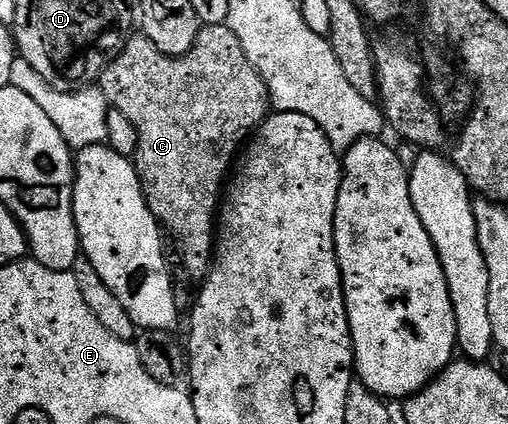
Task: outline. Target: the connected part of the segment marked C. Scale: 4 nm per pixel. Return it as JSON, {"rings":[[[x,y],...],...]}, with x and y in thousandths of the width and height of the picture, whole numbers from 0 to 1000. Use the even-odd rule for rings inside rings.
{"rings":[[[445,57],[404,59],[378,118],[360,132],[323,127],[307,118],[287,85],[258,83],[238,127],[201,167],[197,205],[209,224],[211,245],[236,259],[236,269],[244,269],[244,278],[252,278],[252,288],[268,302],[272,354],[260,370],[260,384],[272,399],[291,495],[299,495],[333,564],[335,557],[343,564],[368,646],[404,653],[421,611],[425,521],[433,509],[433,474],[449,408],[470,366],[472,342],[516,295],[533,262],[531,215],[488,146],[472,94]]]}

